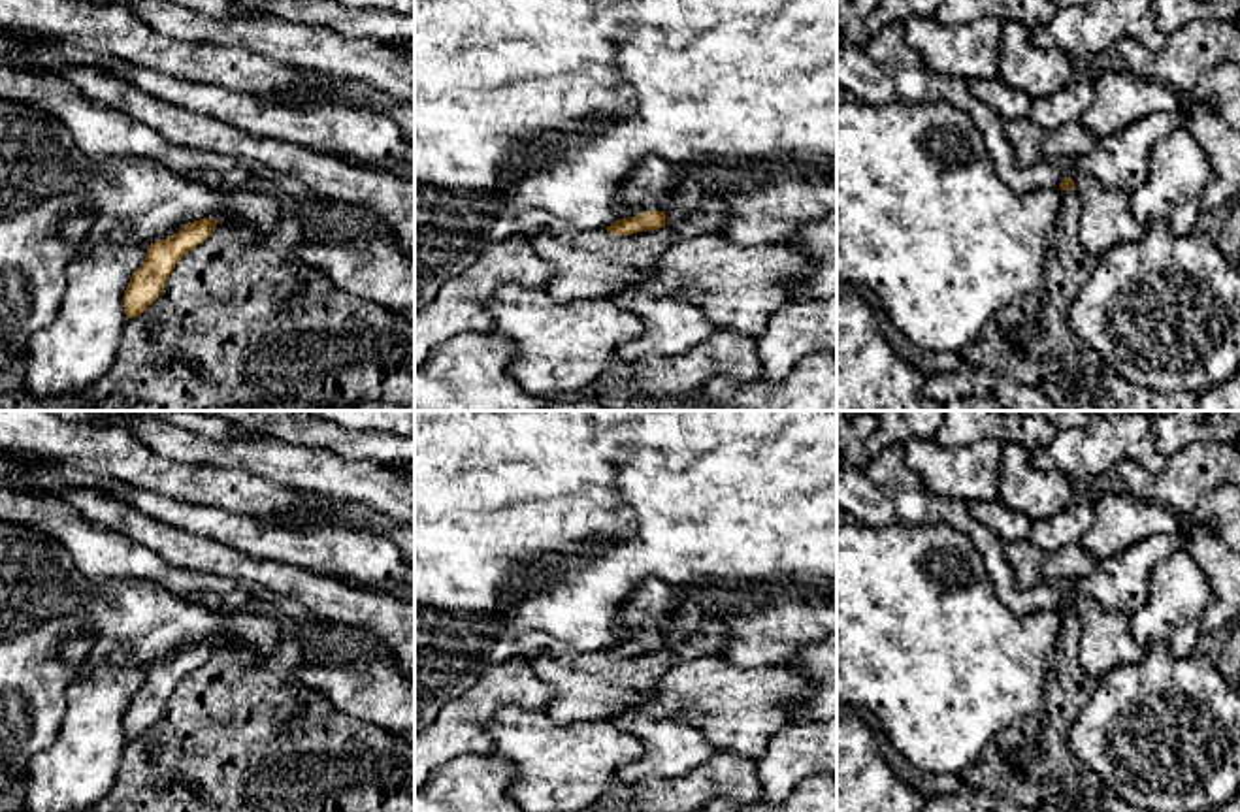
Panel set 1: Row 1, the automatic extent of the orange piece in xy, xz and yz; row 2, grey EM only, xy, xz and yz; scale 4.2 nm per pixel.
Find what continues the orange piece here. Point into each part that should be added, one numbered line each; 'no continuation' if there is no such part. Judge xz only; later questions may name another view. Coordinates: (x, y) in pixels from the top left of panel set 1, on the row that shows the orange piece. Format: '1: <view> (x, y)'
1: xz (645, 189)

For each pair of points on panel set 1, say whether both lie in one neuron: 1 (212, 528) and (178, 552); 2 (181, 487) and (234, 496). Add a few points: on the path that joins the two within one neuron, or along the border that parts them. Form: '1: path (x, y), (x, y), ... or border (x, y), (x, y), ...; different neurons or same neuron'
1: border (159, 520), (208, 535), (242, 552); different neurons
2: path (195, 487), (221, 488); same neuron

